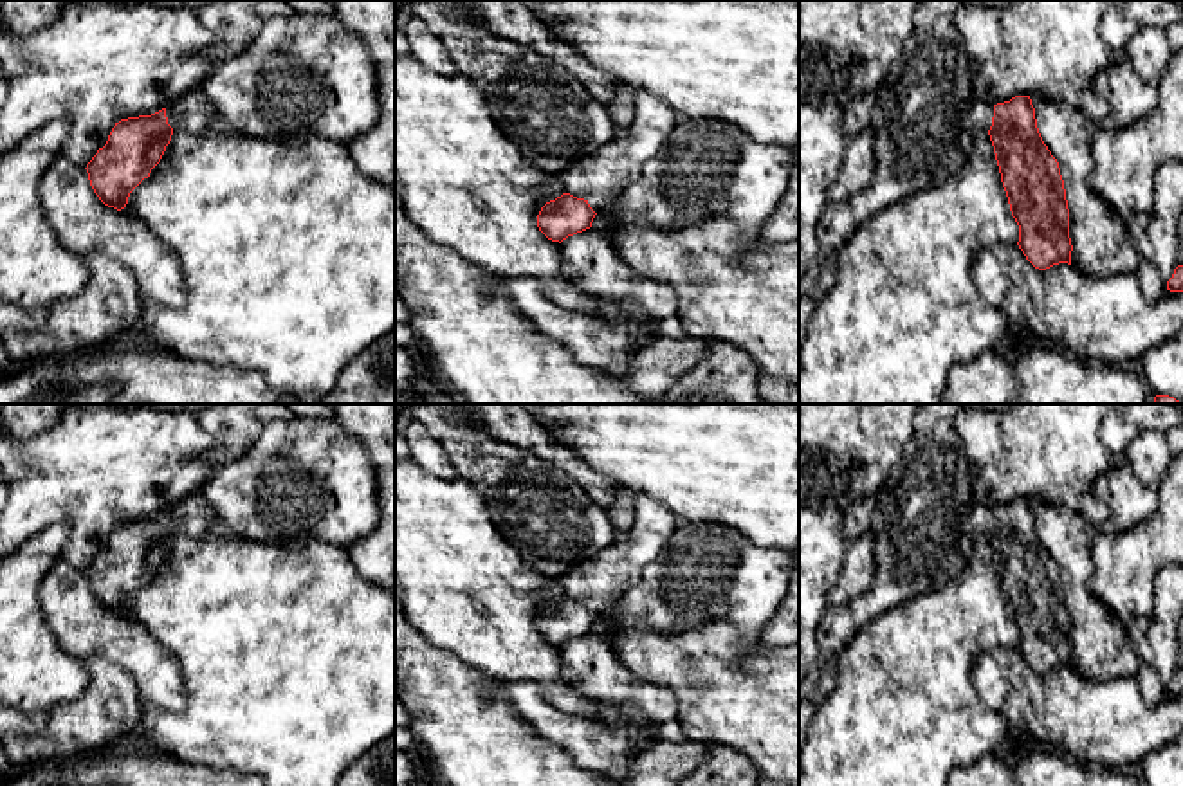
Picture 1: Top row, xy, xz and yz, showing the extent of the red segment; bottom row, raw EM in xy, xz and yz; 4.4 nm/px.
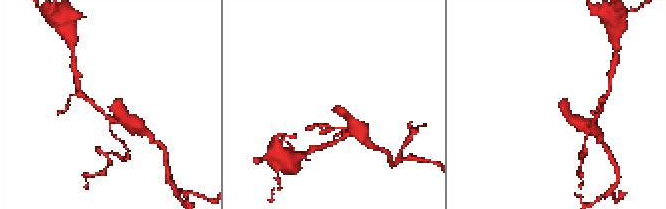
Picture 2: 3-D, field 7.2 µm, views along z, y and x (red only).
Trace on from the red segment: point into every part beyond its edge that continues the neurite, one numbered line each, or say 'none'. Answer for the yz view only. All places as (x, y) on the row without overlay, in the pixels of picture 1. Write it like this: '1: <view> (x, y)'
1: yz (978, 520)

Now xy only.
1: xy (193, 514)

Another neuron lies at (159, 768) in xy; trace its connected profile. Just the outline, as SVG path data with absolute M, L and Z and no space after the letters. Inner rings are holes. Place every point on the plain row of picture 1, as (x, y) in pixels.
M164 752L72 759L70 764L47 763L45 768L14 779L0 779L0 786L265 786L256 773L209 770L189 764Z

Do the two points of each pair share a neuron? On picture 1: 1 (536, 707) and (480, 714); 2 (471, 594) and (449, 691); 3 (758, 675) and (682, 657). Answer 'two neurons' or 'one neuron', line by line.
1: two neurons
2: two neurons
3: one neuron

